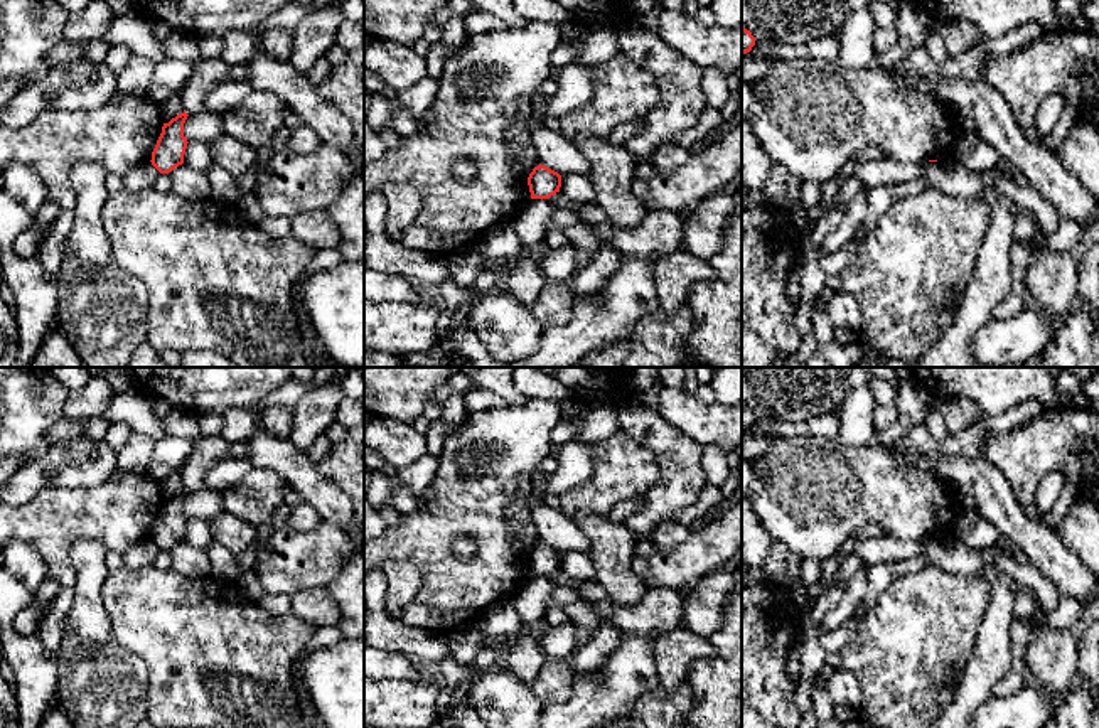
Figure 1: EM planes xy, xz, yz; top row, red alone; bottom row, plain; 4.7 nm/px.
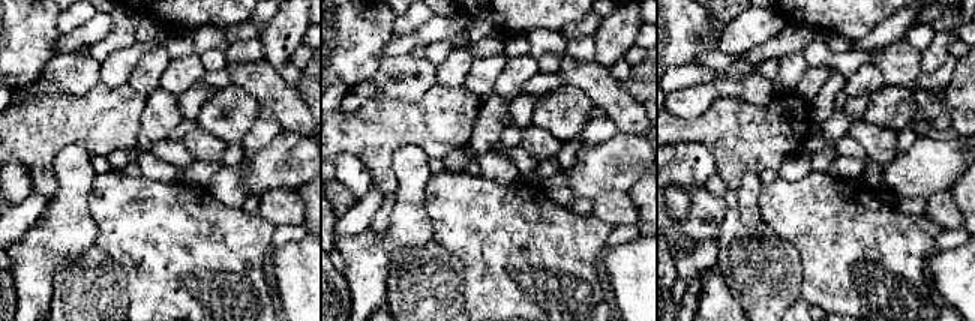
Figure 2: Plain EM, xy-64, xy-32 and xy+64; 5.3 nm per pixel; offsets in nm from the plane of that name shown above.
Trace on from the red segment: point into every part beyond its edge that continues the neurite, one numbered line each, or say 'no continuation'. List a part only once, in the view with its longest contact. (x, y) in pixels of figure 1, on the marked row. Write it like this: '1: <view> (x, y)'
no continuation

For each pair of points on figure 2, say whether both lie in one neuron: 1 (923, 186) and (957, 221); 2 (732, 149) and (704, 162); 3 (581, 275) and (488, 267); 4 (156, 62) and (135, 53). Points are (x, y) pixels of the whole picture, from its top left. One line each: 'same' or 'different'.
1: different
2: different
3: same
4: different

